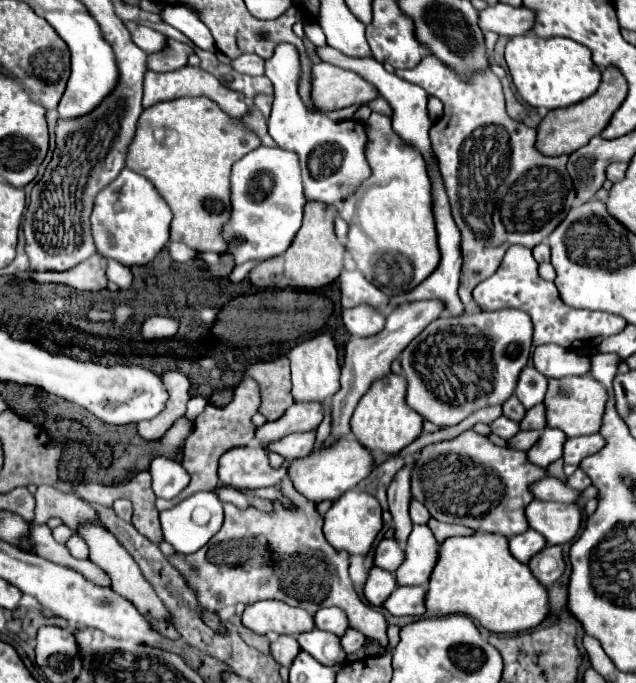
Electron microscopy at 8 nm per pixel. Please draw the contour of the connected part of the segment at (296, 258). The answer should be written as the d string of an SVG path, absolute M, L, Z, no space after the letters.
M308 202L304 206L304 224L292 242L292 248L284 252L284 256L276 256L276 260L266 260L250 270L248 280L258 288L324 288L336 280L342 268L344 246L338 242L334 234L334 218L336 208L320 202Z

